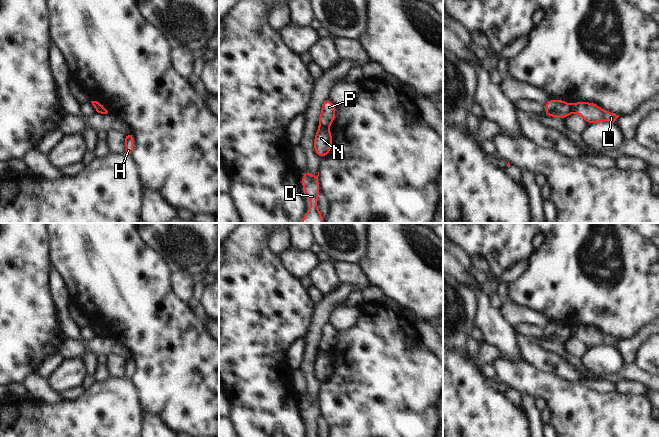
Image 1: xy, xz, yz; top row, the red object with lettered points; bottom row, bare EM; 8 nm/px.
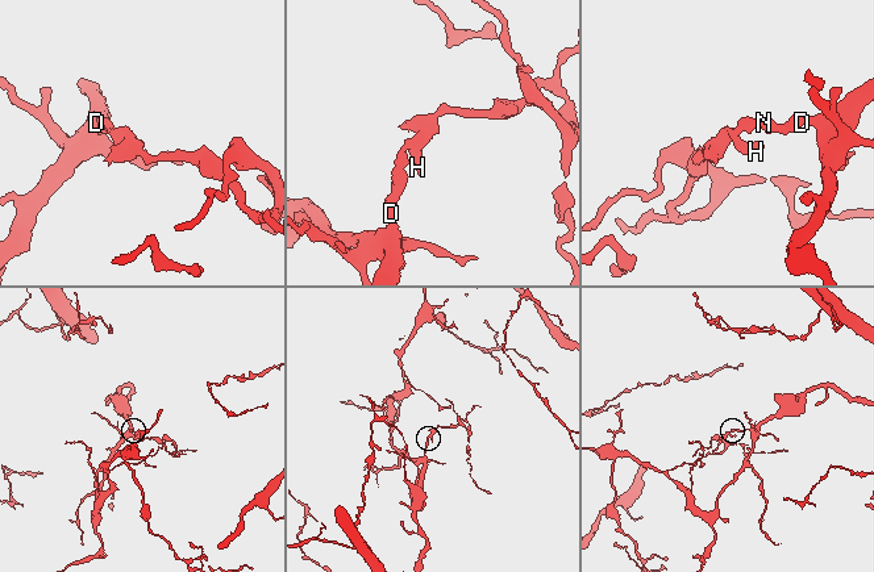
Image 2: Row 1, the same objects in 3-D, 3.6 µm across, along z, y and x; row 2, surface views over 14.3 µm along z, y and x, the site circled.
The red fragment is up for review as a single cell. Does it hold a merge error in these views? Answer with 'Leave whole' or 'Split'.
Split

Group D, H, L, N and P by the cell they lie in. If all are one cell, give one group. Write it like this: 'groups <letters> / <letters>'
groups D L N / H P

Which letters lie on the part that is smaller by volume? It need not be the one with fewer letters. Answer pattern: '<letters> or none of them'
H, P

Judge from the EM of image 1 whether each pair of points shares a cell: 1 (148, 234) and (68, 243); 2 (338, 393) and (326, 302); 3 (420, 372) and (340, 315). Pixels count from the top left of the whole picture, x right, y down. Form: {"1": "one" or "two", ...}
{"1": "two", "2": "two", "3": "two"}

